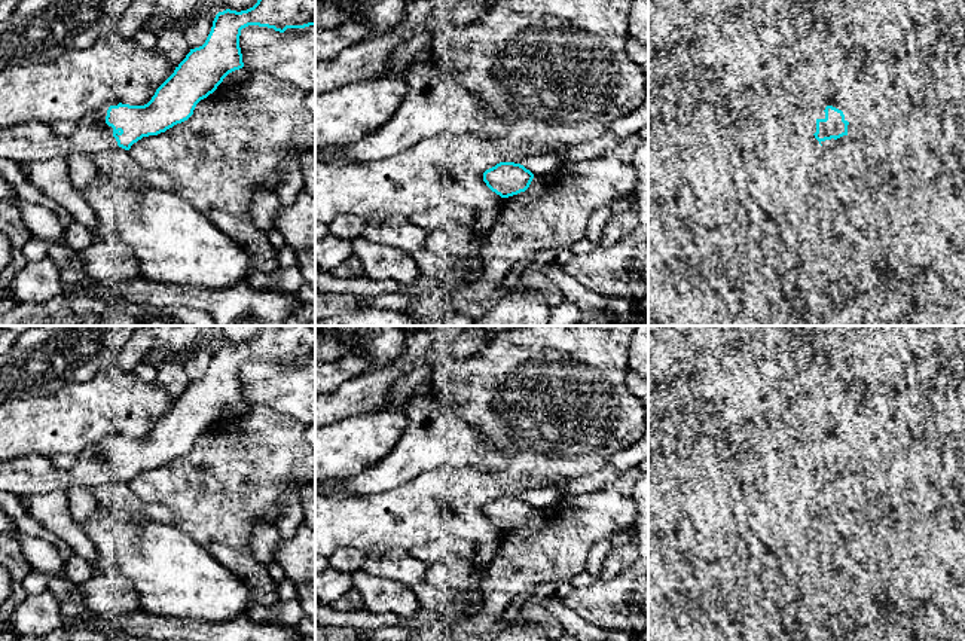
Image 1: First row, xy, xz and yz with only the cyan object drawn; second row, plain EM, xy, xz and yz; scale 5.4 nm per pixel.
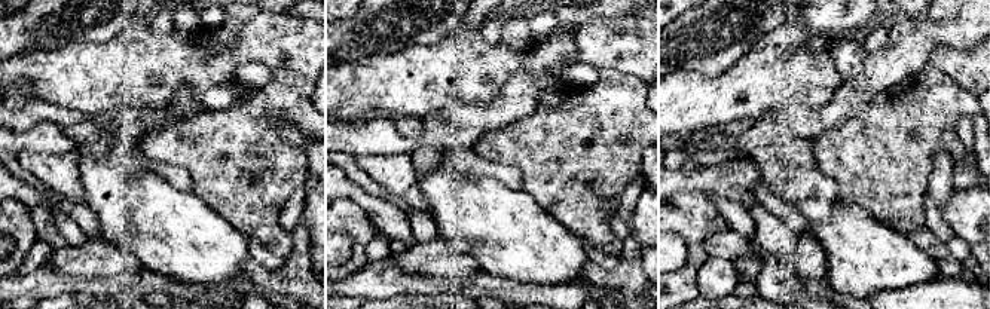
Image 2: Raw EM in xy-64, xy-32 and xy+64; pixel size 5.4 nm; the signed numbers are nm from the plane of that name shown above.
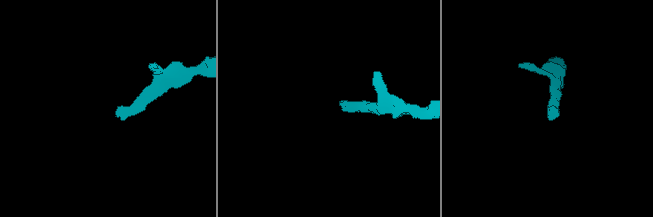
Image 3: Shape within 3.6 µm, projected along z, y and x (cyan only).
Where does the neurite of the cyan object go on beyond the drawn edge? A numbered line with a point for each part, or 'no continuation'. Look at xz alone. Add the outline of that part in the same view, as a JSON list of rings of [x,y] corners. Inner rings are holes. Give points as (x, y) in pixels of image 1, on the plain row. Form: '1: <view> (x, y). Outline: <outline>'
no continuation

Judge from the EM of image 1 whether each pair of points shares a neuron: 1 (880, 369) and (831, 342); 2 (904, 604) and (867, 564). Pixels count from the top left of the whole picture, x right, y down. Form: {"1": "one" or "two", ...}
{"1": "two", "2": "two"}

